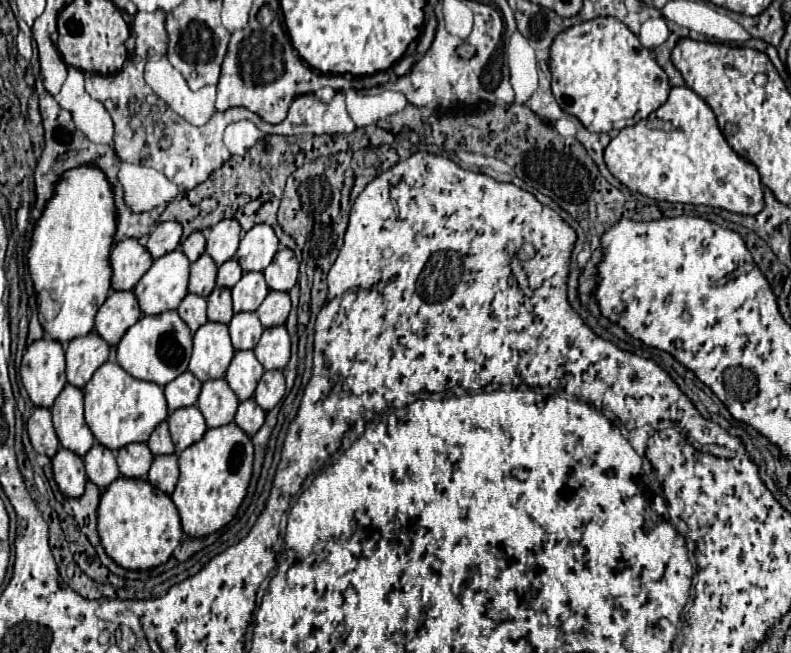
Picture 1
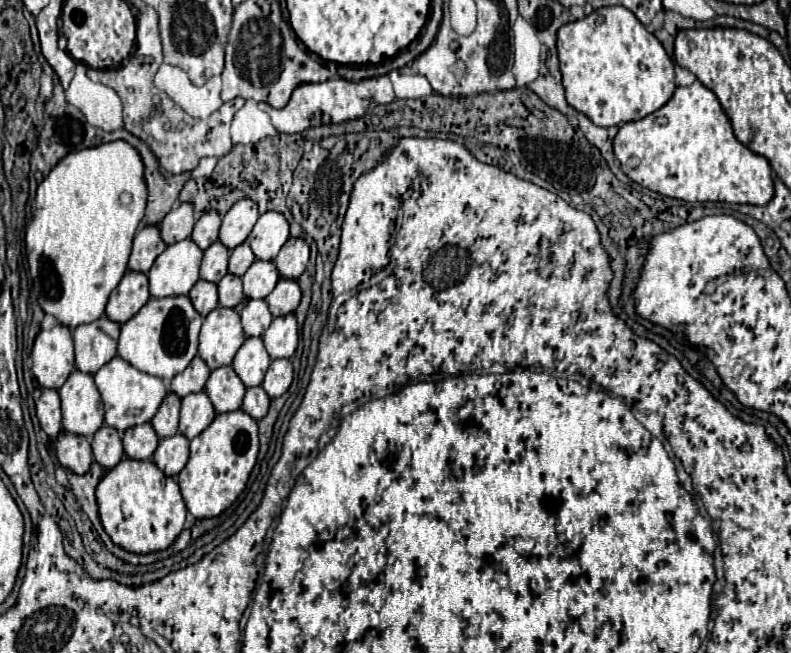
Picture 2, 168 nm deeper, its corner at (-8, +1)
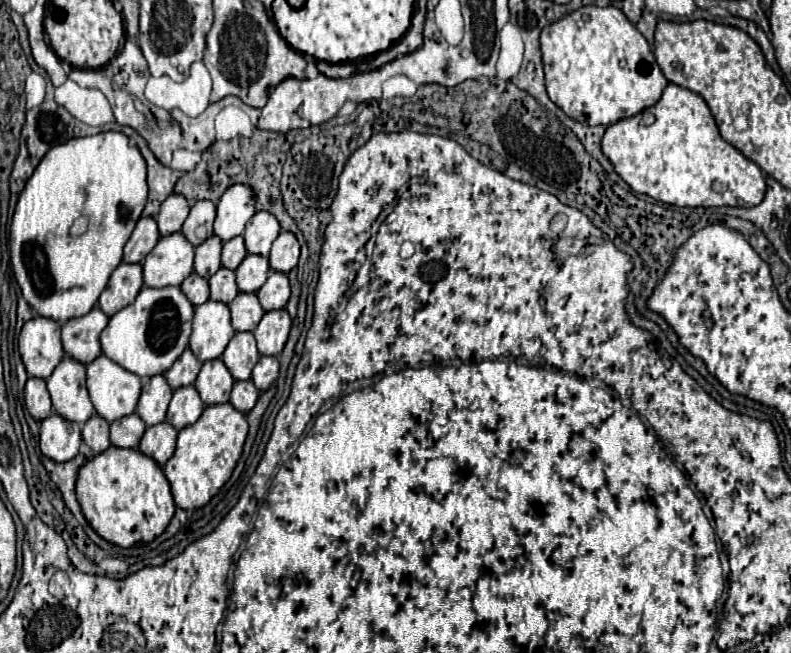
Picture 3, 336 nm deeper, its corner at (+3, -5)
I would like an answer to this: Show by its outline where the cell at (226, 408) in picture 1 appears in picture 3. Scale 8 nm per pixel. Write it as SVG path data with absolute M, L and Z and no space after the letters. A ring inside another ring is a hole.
M221 358L207 360L203 362L203 368L195 380L195 388L207 406L225 404L229 402L229 394L233 388L233 376Z

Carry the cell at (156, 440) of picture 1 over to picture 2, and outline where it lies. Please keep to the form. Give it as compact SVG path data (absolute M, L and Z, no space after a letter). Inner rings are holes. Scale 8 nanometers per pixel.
M168 392L162 406L158 408L158 414L152 418L152 426L158 438L164 440L178 432L178 412L180 412L180 398Z

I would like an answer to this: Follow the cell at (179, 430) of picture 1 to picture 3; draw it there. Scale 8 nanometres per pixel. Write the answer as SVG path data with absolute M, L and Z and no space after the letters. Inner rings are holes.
M181 386L173 392L173 398L169 402L167 422L173 424L175 430L181 430L187 424L193 424L195 420L199 420L203 408L205 404L201 402L201 396L195 390L195 386Z

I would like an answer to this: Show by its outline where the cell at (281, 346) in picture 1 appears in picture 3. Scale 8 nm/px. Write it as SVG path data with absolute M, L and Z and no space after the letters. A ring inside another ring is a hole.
M285 308L281 310L269 310L259 326L253 330L255 338L257 338L257 350L261 356L279 356L287 336L289 336L289 328L291 328L291 318L285 312Z

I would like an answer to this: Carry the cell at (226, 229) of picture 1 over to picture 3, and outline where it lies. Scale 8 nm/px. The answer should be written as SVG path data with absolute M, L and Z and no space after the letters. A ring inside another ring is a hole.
M247 184L229 186L219 204L215 218L215 234L227 242L239 234L243 234L245 224L255 214L255 192Z

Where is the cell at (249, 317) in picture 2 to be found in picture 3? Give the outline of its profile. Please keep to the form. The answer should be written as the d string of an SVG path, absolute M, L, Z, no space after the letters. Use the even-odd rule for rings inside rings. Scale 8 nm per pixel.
M239 292L231 304L231 320L233 320L233 328L237 332L245 332L245 330L255 330L259 320L263 318L265 310L259 304L259 298L255 292Z

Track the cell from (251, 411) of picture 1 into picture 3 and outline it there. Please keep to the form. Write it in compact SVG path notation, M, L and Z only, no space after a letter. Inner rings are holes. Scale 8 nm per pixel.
M237 380L237 382L233 384L231 400L229 400L229 402L231 402L239 412L247 414L247 412L255 406L257 396L259 396L259 390L255 388L255 384L253 384L251 380Z

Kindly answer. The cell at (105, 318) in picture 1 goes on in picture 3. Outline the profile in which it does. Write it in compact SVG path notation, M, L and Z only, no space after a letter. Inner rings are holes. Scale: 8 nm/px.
M121 262L99 296L99 308L103 308L107 316L113 316L119 308L125 308L131 300L135 300L139 288L143 288L143 266Z

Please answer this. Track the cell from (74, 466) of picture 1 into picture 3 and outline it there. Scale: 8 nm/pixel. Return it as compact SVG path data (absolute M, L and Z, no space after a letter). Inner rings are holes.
M51 414L45 420L41 420L41 452L55 460L55 462L67 462L73 456L77 456L81 444L81 428L75 422L65 420L59 414Z

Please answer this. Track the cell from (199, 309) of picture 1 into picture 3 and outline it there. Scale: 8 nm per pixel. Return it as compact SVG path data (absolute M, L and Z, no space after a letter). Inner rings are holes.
M191 272L183 280L181 290L185 292L185 296L189 298L189 302L193 306L199 306L199 304L203 304L203 302L209 300L209 282L207 282L207 278L203 278L203 276L195 274L195 272Z

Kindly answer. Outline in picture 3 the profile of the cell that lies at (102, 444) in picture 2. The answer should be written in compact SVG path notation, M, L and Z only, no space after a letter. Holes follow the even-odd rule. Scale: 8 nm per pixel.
M91 416L83 428L81 428L81 436L87 442L87 446L91 448L93 454L101 454L103 450L107 450L111 446L109 442L109 422L103 420L101 416Z

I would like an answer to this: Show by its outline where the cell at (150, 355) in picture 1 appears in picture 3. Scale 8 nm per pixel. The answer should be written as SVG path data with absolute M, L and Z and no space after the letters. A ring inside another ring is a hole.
M143 286L133 304L115 312L101 332L101 350L119 366L141 378L163 374L183 354L189 344L193 304L179 286L149 288Z

